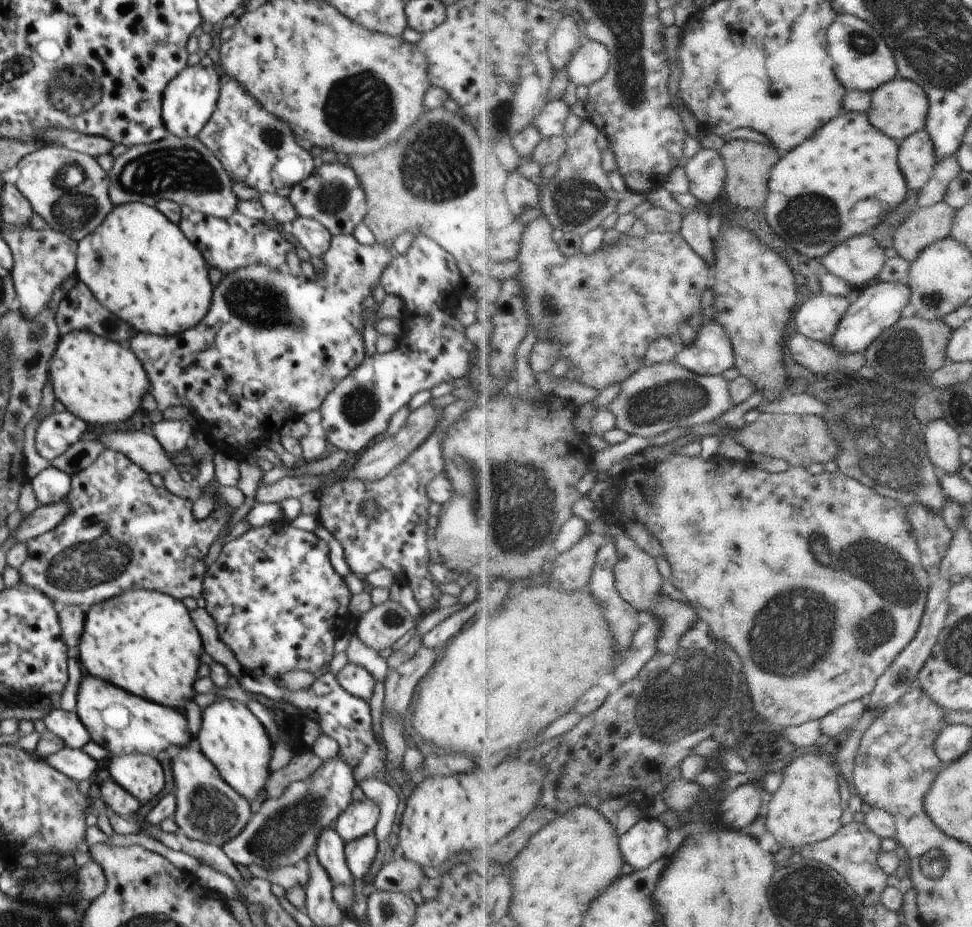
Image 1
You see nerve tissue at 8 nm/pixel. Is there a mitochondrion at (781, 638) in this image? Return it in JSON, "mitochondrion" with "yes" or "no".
{"mitochondrion":"yes"}

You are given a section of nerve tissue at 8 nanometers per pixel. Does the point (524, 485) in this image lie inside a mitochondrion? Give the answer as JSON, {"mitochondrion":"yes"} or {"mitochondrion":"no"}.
{"mitochondrion":"yes"}

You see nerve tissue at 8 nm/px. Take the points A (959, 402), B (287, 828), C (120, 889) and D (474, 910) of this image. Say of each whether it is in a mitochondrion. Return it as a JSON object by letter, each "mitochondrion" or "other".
{"A":"mitochondrion","B":"mitochondrion","C":"other","D":"other"}

